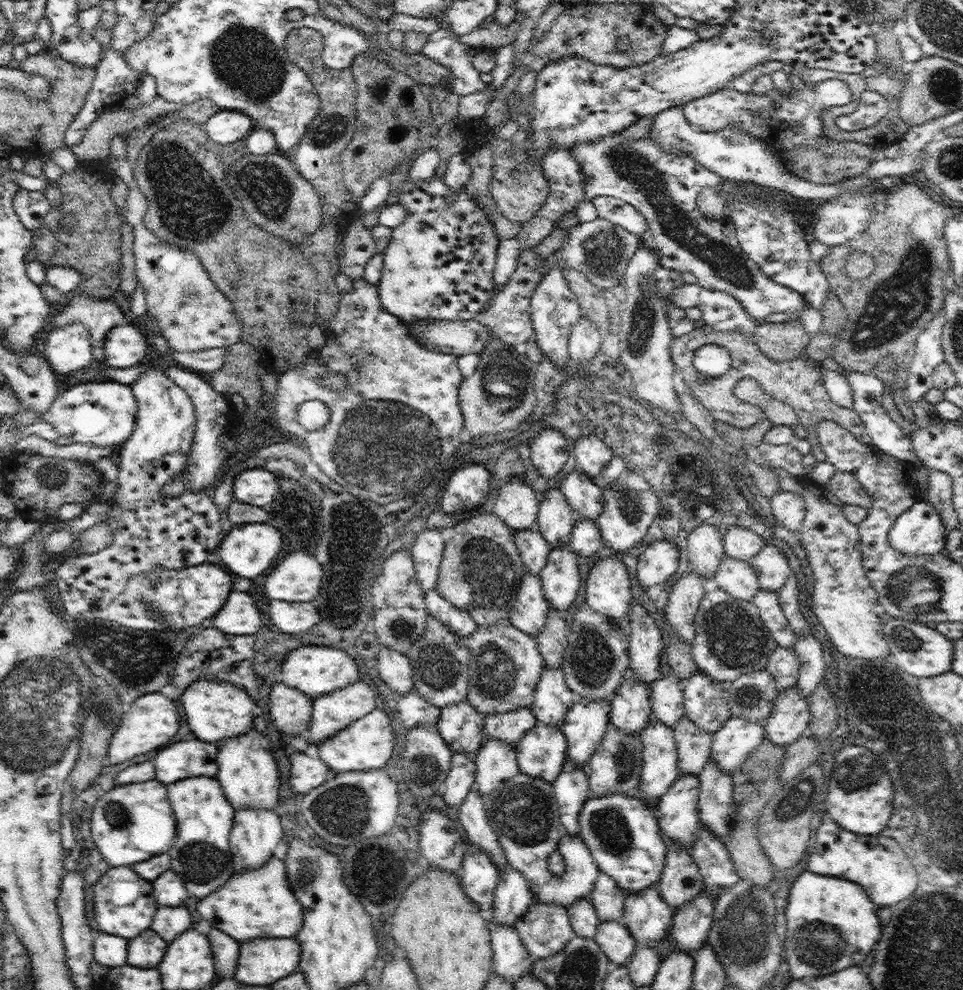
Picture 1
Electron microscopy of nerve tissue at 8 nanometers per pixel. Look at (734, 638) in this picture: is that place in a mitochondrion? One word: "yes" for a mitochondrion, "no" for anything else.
yes

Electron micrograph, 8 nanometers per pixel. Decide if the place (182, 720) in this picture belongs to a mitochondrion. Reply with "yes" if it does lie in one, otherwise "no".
no

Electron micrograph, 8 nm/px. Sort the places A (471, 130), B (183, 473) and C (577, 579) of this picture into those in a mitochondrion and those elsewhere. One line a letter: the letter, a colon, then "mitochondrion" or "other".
A: other
B: other
C: other

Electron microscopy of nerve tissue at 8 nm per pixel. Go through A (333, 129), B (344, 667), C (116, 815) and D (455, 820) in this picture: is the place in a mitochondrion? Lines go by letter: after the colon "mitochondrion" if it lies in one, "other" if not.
A: mitochondrion
B: other
C: mitochondrion
D: other

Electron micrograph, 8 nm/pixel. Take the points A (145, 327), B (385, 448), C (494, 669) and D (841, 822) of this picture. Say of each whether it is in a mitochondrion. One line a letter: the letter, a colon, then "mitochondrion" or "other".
A: other
B: mitochondrion
C: mitochondrion
D: other

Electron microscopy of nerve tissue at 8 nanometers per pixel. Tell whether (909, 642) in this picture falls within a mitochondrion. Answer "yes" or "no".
yes

